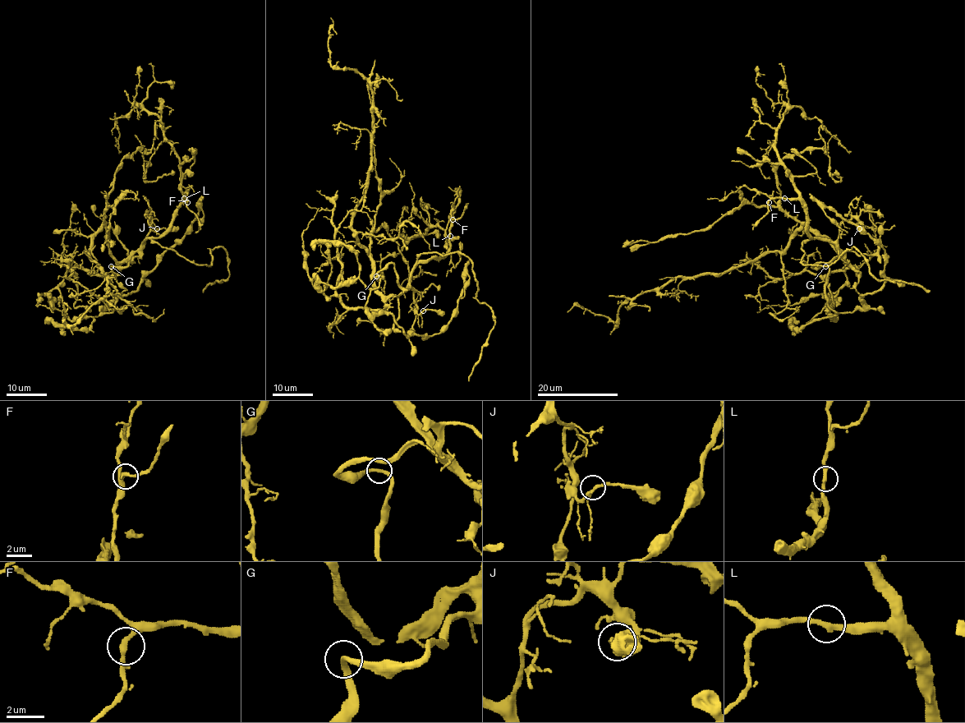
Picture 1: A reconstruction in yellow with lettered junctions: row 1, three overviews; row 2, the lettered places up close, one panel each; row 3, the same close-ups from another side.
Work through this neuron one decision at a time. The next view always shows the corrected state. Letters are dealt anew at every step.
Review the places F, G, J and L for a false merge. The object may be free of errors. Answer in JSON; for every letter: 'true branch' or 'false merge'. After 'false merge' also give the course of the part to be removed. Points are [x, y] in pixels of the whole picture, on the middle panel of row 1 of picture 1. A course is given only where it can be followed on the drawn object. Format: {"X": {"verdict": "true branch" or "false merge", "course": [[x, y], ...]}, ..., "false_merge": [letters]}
{"F": {"verdict": "true branch"}, "G": {"verdict": "true branch"}, "J": {"verdict": "true branch"}, "L": {"verdict": "true branch"}, "false_merge": []}

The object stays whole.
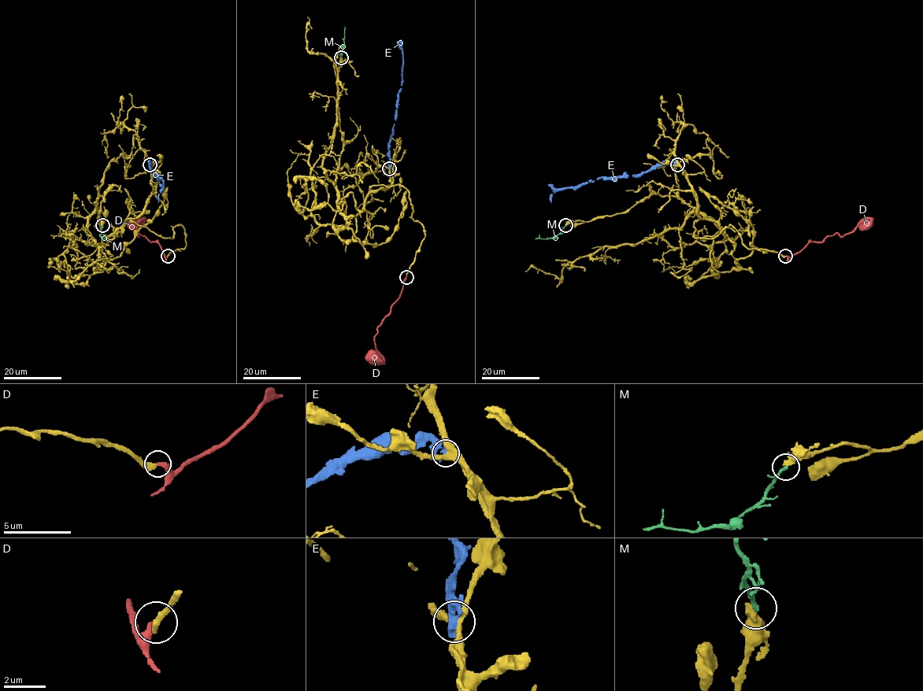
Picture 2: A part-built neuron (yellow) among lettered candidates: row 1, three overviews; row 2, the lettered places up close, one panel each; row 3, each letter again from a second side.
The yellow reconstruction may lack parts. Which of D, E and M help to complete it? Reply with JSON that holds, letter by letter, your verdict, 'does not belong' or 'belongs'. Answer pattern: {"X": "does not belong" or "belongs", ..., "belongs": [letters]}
{"D": "belongs", "E": "does not belong", "M": "does not belong", "belongs": ["D"]}

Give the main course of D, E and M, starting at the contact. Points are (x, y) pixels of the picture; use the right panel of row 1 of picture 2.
D: (785, 256), (798, 253), (809, 242), (821, 242), (835, 233), (843, 236), (872, 218)
E: (677, 164), (660, 163), (637, 175), (601, 177), (575, 186), (557, 189), (552, 193), (551, 202)
M: (565, 225), (557, 235), (546, 239), (535, 238)

